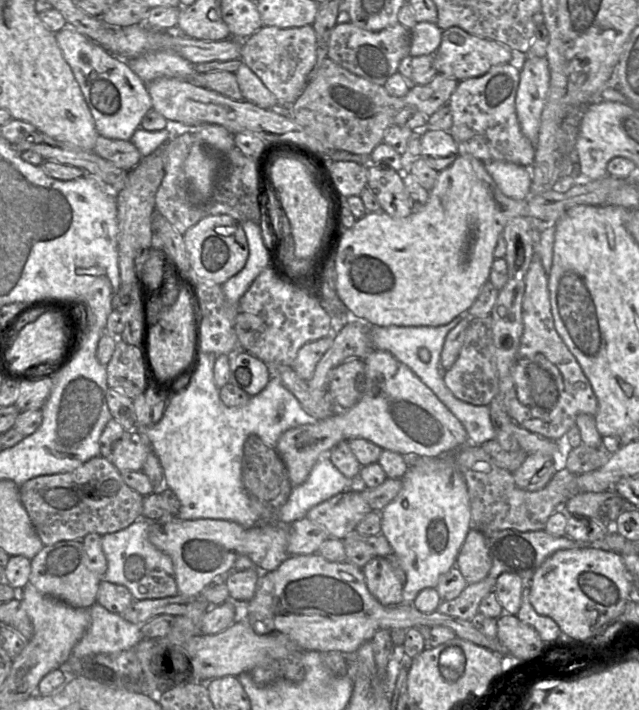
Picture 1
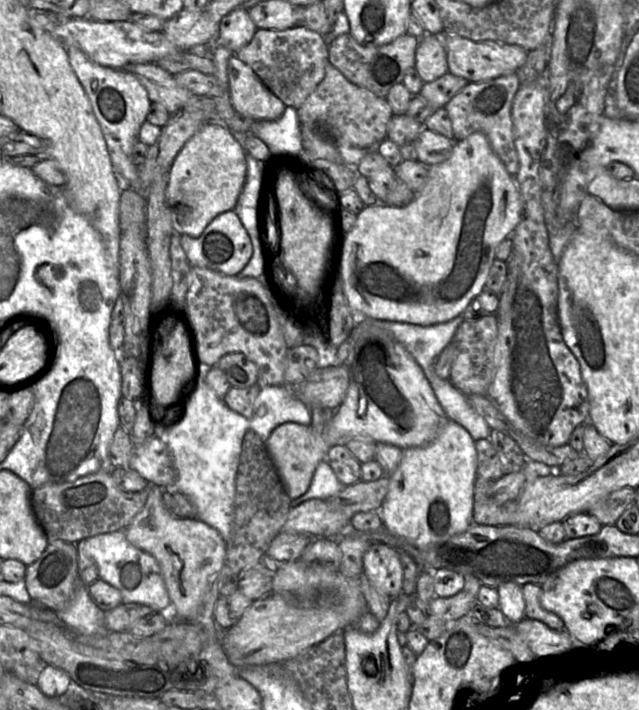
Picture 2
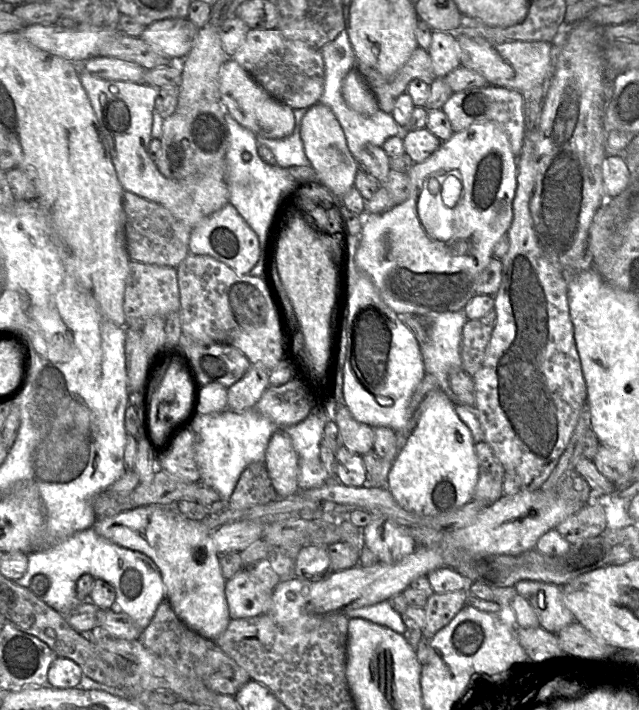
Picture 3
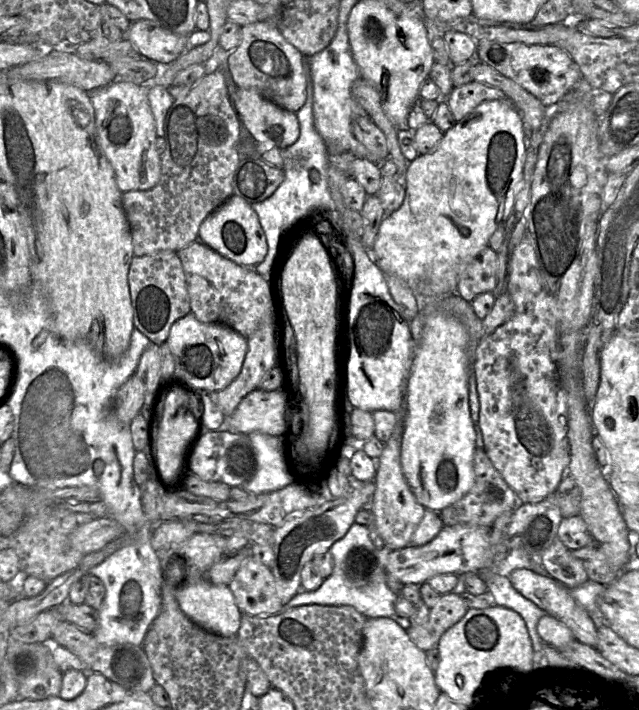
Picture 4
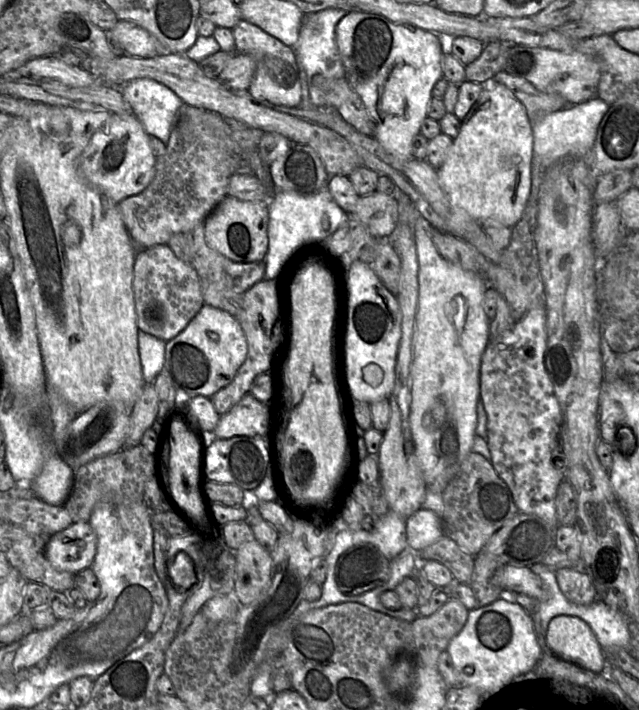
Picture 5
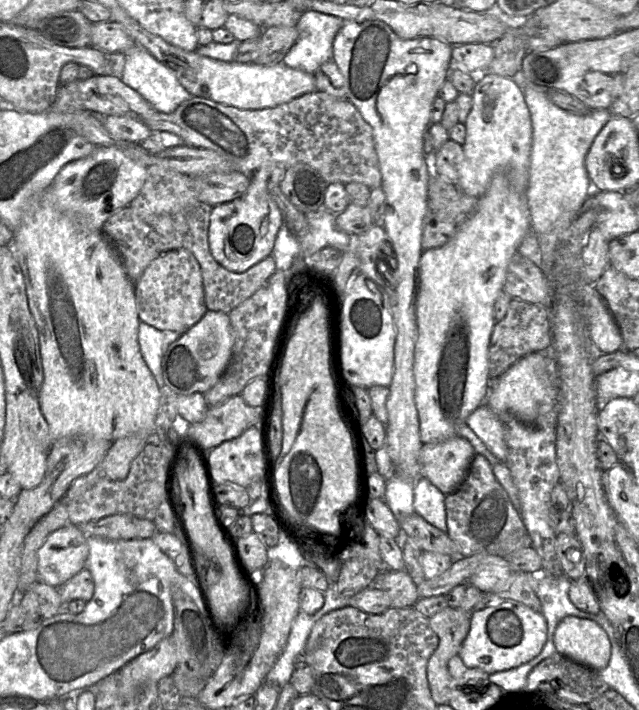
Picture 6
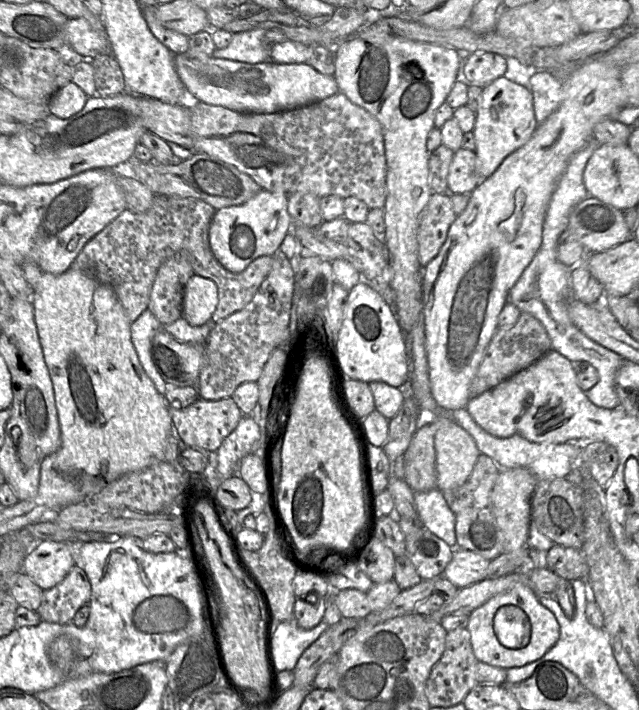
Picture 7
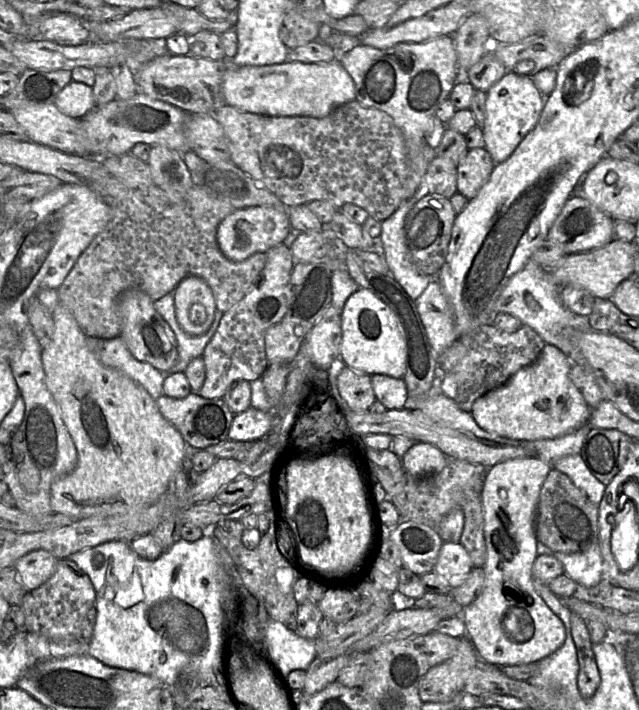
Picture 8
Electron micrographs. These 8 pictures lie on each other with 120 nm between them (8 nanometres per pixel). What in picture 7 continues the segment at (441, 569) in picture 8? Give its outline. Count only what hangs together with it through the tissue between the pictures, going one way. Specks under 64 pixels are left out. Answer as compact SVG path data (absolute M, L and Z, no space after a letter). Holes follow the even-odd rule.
M453 548L453 557L442 576L457 588L465 588L486 578L489 562L477 553Z

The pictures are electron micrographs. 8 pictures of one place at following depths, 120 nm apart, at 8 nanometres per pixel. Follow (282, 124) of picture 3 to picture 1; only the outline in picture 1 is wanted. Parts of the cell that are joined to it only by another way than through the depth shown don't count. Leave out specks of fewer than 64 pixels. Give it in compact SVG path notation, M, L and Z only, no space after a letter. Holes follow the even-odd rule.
M244 62L239 66L235 75L245 101L263 109L273 109L278 106L275 95Z

